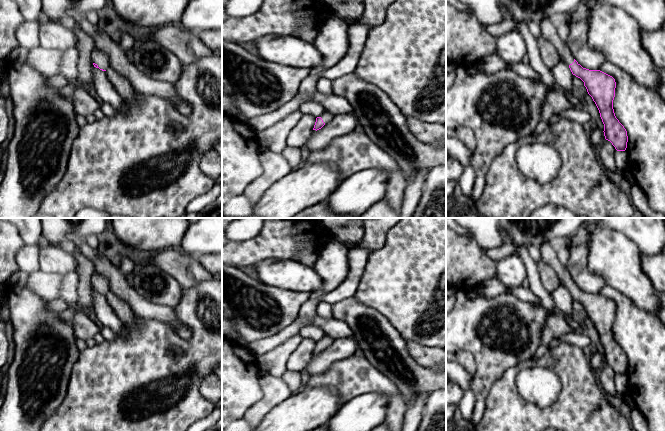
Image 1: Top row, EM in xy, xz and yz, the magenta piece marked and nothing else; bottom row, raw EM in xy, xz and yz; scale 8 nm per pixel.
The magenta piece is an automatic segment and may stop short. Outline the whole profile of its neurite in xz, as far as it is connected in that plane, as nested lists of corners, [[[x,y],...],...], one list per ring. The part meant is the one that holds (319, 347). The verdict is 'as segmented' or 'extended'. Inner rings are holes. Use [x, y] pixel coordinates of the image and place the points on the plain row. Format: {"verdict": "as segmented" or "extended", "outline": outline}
{"verdict": "extended", "outline": [[[326,334],[320,341],[316,342],[313,354],[317,355],[321,353],[325,348],[329,347],[333,341],[334,340]]]}

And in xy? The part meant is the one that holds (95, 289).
{"verdict": "extended", "outline": [[[97,272],[92,274],[91,285],[94,291],[99,292],[102,295],[106,295],[109,291],[108,280]]]}

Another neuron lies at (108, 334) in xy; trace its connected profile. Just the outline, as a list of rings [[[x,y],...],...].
[[[101,326],[100,333],[104,337],[105,341],[113,341],[115,339],[115,333],[109,327]]]

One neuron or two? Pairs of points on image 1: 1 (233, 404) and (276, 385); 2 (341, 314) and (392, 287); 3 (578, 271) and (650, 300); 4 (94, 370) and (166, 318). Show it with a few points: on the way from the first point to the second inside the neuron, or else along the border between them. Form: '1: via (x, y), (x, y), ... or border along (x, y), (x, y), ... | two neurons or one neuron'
1: border along (261, 372), (259, 386), (262, 397), (247, 411) | two neurons
2: border along (353, 297), (381, 314) | two neurons
3: border along (588, 266), (591, 271), (599, 275), (606, 283) | two neurons
4: border along (138, 316), (166, 323), (180, 336) | two neurons

